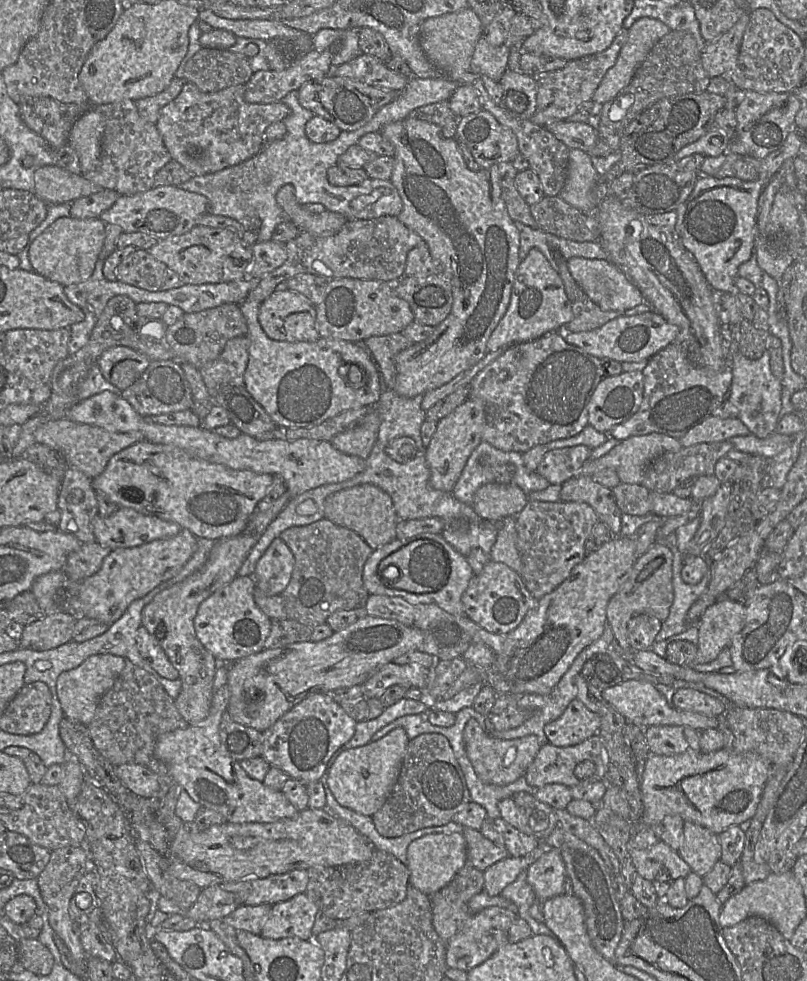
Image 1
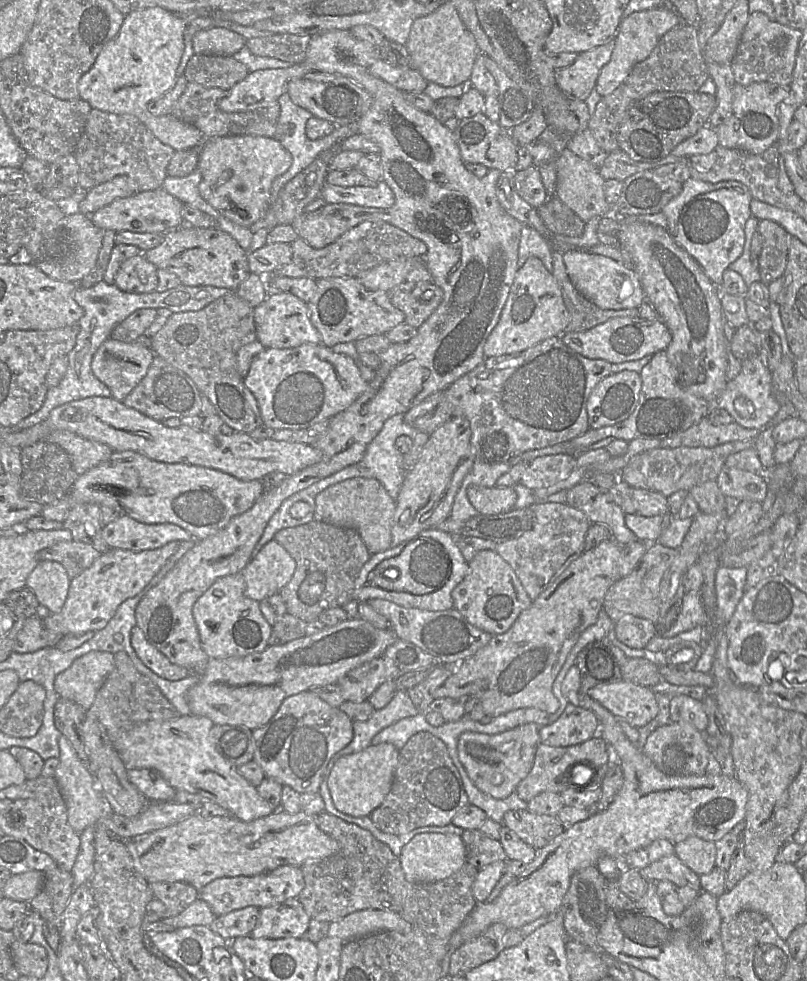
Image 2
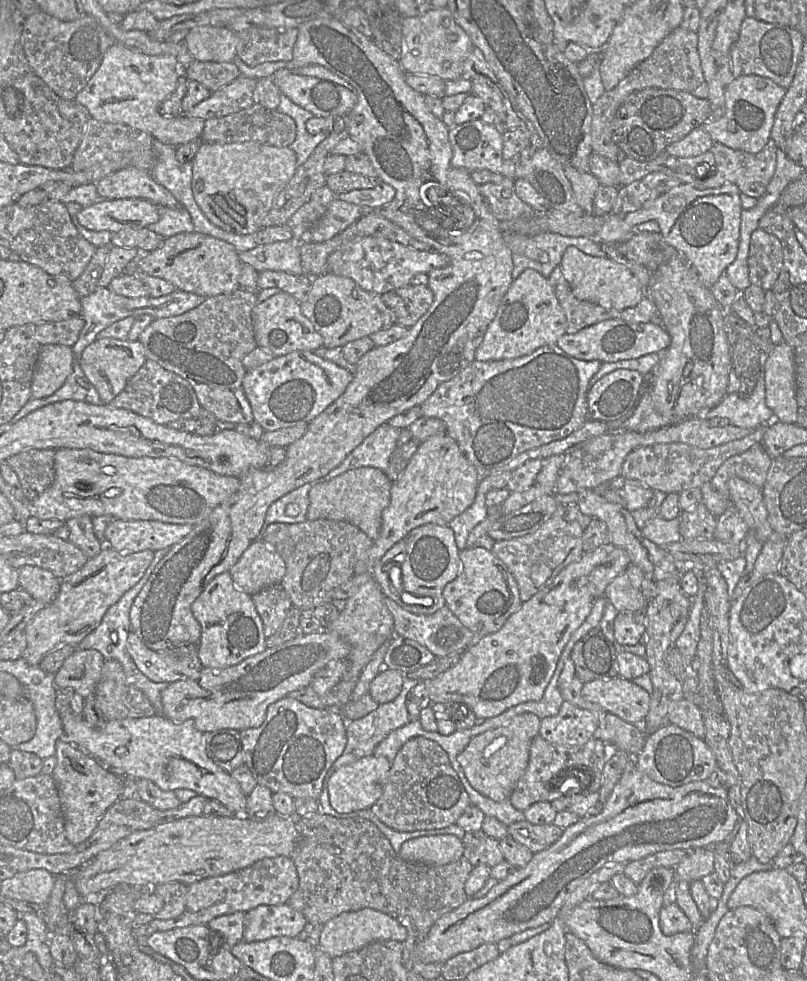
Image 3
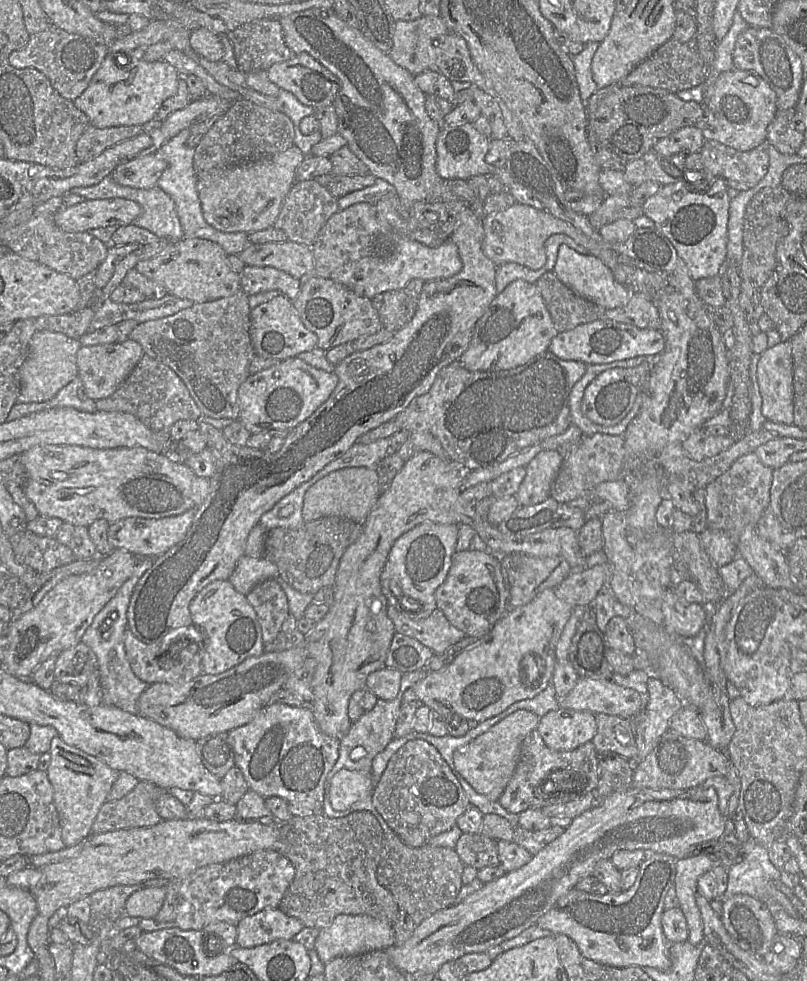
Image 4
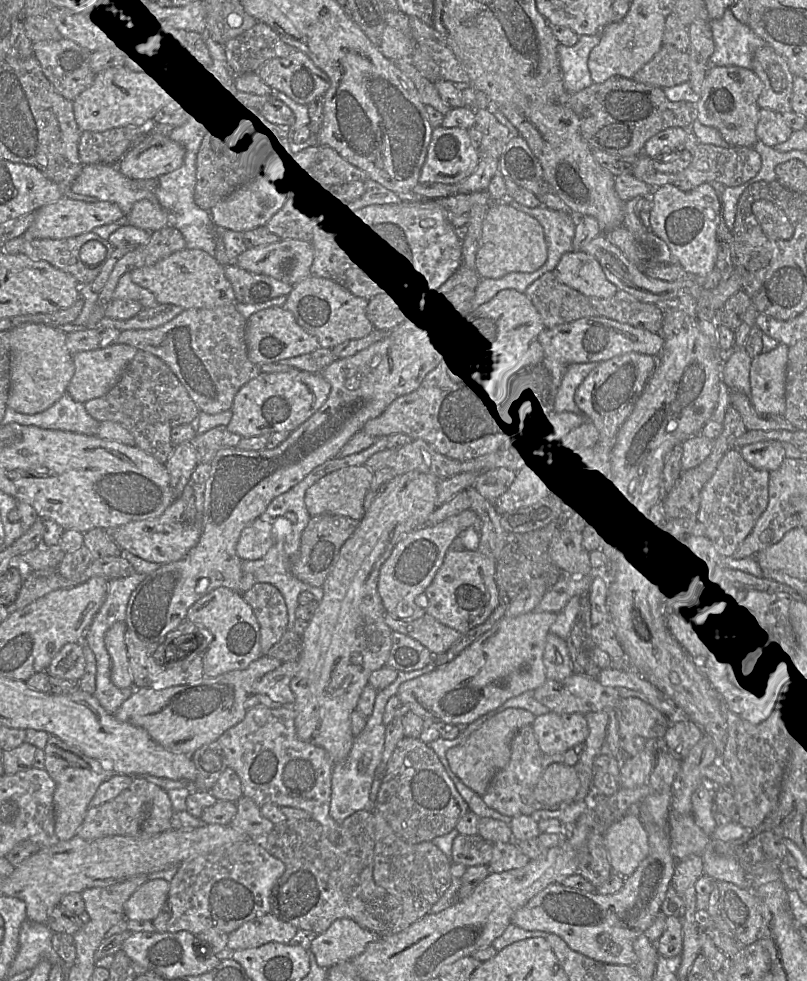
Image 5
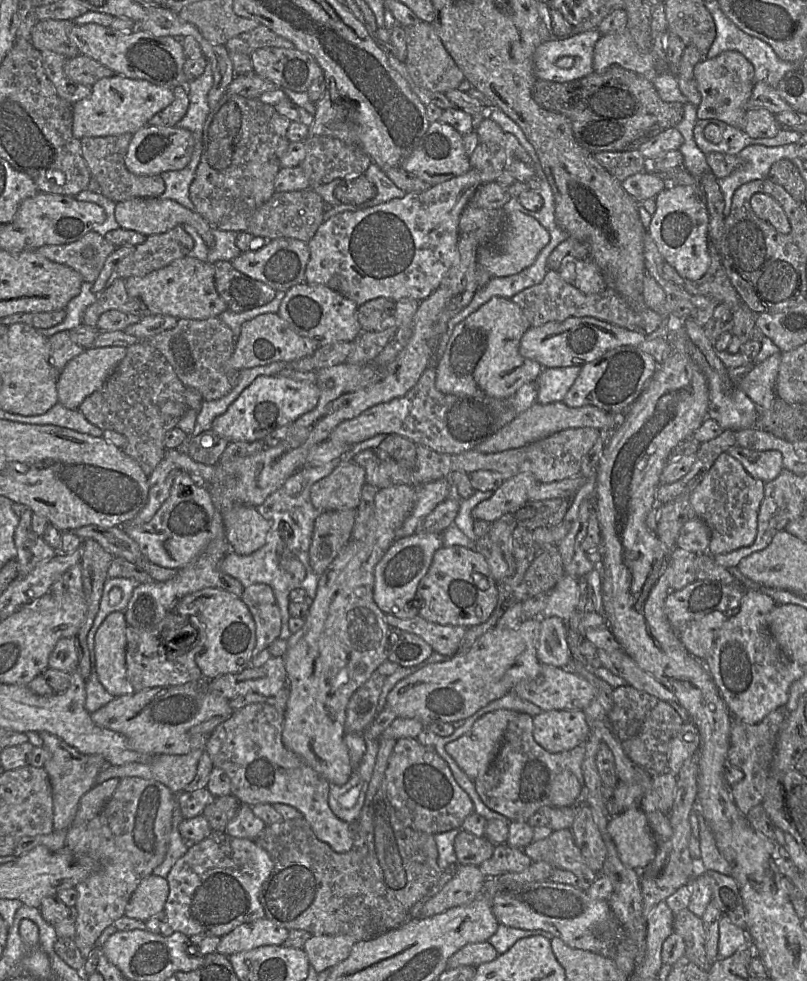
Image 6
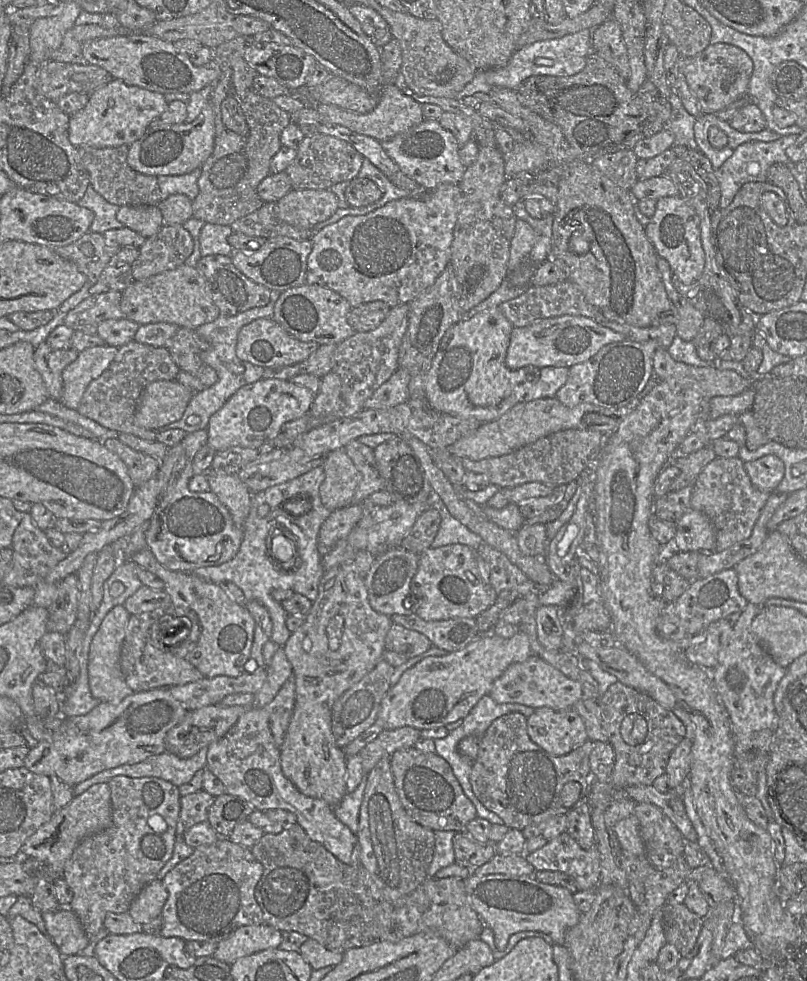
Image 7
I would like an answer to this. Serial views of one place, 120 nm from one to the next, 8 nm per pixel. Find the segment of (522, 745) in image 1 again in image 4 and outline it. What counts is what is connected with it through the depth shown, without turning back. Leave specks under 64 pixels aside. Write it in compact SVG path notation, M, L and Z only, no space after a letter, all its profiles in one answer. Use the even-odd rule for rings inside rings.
M525 709L508 715L453 753L456 770L477 793L491 800L498 800L515 771L522 741L529 732L537 728L539 720L538 715Z

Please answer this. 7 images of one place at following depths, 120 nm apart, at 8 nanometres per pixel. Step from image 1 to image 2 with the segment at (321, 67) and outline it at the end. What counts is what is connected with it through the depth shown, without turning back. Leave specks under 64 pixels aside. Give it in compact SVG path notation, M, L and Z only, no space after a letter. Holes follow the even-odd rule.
M296 63L288 68L262 69L249 72L240 82L227 91L218 107L223 112L246 112L264 109L278 101L287 92L288 83L305 77L312 71L306 64Z

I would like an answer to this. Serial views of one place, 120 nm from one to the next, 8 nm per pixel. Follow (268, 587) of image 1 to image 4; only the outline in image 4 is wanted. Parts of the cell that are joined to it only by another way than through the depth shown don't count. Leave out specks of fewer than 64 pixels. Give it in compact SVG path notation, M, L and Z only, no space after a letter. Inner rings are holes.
M243 555L237 562L229 581L236 591L246 595L261 581L278 577L279 570L276 564L265 555L258 558Z

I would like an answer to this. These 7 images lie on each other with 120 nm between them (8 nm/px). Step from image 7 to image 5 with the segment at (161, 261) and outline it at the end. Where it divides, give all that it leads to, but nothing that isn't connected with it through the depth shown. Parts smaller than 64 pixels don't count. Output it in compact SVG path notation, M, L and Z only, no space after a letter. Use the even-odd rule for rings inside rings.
M167 226L151 233L150 240L137 246L115 264L107 283L98 296L98 306L105 307L112 300L113 293L120 278L128 272L146 266L151 266L186 248L182 233L173 226Z

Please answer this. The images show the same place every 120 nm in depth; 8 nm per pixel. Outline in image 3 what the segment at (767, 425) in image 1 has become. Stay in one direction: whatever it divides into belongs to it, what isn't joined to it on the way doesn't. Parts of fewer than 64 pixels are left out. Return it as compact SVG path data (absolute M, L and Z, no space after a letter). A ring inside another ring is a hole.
M760 353L760 372L756 386L748 397L741 397L737 392L726 394L715 407L702 416L706 419L727 418L730 424L746 429L756 429L775 419L773 411L766 404L765 363L768 355Z

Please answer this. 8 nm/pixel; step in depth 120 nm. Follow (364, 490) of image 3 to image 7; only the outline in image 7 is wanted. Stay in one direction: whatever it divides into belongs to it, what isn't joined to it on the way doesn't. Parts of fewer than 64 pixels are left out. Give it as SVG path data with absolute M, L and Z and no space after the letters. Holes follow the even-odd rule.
M344 449L329 452L323 457L325 479L319 488L322 504L330 511L347 507L360 481L360 473Z

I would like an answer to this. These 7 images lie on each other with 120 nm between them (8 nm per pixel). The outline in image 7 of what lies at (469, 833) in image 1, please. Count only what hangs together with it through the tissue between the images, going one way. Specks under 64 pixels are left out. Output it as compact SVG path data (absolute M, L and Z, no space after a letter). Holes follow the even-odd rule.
M466 831L456 832L452 842L455 863L469 869L482 866L496 854L494 843L480 843L469 836Z

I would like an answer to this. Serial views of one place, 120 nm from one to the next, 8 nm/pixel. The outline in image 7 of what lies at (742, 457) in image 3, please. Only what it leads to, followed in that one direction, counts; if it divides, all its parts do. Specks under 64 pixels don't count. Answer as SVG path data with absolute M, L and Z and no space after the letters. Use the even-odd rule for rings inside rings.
M716 457L698 475L691 495L691 508L706 514L716 529L716 552L747 539L770 493L757 490L739 457Z

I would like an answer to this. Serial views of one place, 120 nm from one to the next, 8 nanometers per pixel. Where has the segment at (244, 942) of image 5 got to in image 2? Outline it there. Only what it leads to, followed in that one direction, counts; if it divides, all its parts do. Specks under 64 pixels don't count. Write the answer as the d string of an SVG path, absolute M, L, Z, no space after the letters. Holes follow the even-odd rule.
M291 898L260 908L256 926L250 936L258 939L301 938L310 921L310 916L298 898Z

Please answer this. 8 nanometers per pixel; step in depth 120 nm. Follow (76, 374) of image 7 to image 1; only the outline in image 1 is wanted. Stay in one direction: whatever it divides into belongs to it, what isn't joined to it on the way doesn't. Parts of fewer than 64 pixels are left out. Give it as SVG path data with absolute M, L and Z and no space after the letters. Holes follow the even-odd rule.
M126 346L108 348L97 360L105 380L120 391L131 386L150 363L151 360L145 354Z

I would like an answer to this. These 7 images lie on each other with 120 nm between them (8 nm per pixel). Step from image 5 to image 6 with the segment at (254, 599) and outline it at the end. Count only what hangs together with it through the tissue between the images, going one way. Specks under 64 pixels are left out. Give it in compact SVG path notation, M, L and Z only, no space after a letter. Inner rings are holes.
M253 584L243 589L241 600L248 607L256 632L252 659L266 649L281 631L281 615L273 590L266 584Z

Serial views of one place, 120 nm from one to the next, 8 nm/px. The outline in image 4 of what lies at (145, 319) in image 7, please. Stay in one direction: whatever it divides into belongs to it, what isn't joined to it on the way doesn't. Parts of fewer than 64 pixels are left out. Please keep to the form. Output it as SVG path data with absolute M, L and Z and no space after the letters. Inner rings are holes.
M207 239L172 241L161 254L139 262L135 269L164 286L169 294L192 300L195 304L229 297L241 290L240 274L229 267L226 252L220 245Z

